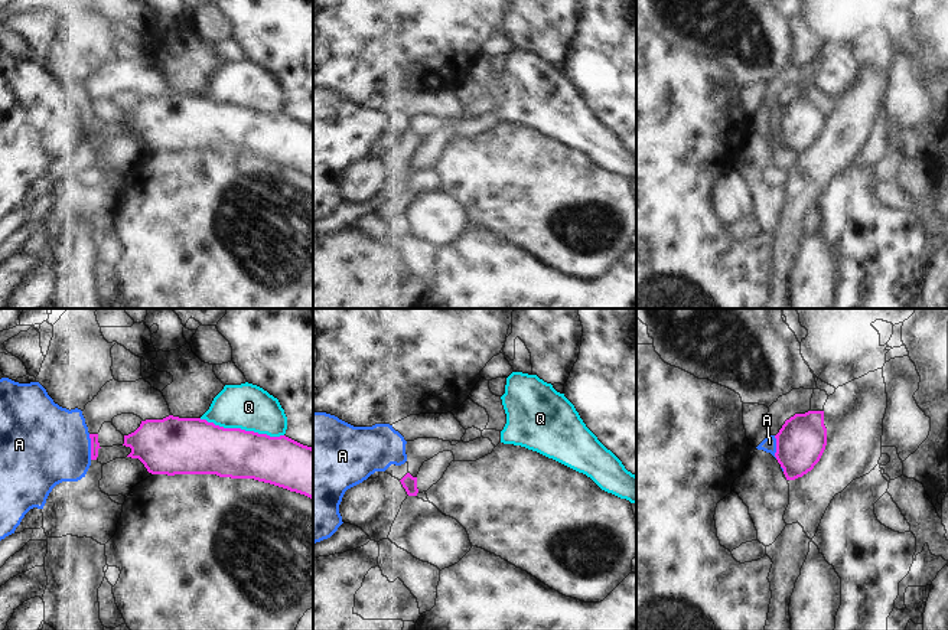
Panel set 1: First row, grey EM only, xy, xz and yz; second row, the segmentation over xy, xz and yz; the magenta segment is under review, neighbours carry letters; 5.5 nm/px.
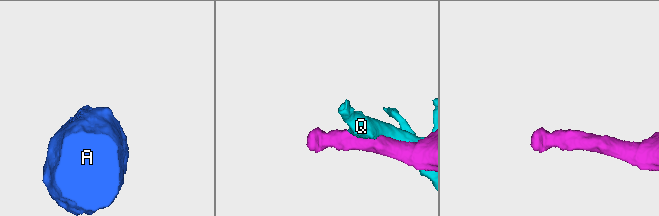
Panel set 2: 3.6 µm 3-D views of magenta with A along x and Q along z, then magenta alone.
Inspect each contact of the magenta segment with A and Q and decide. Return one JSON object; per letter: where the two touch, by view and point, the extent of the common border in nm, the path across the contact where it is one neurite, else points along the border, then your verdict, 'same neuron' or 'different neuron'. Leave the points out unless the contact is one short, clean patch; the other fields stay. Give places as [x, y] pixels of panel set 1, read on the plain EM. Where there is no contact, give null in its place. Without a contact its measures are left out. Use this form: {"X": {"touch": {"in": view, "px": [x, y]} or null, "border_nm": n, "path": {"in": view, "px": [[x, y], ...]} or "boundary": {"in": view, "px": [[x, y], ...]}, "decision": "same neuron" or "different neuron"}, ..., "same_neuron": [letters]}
{"A": {"touch": {"in": "xy", "px": [91, 124]}, "border_nm": 140, "path": {"in": "xy", "px": [[94, 114], [91, 124], [46, 121]]}, "decision": "same neuron"}, "Q": {"touch": {"in": "xy", "px": [240, 105]}, "border_nm": 480, "decision": "different neuron"}, "same_neuron": ["A"]}

